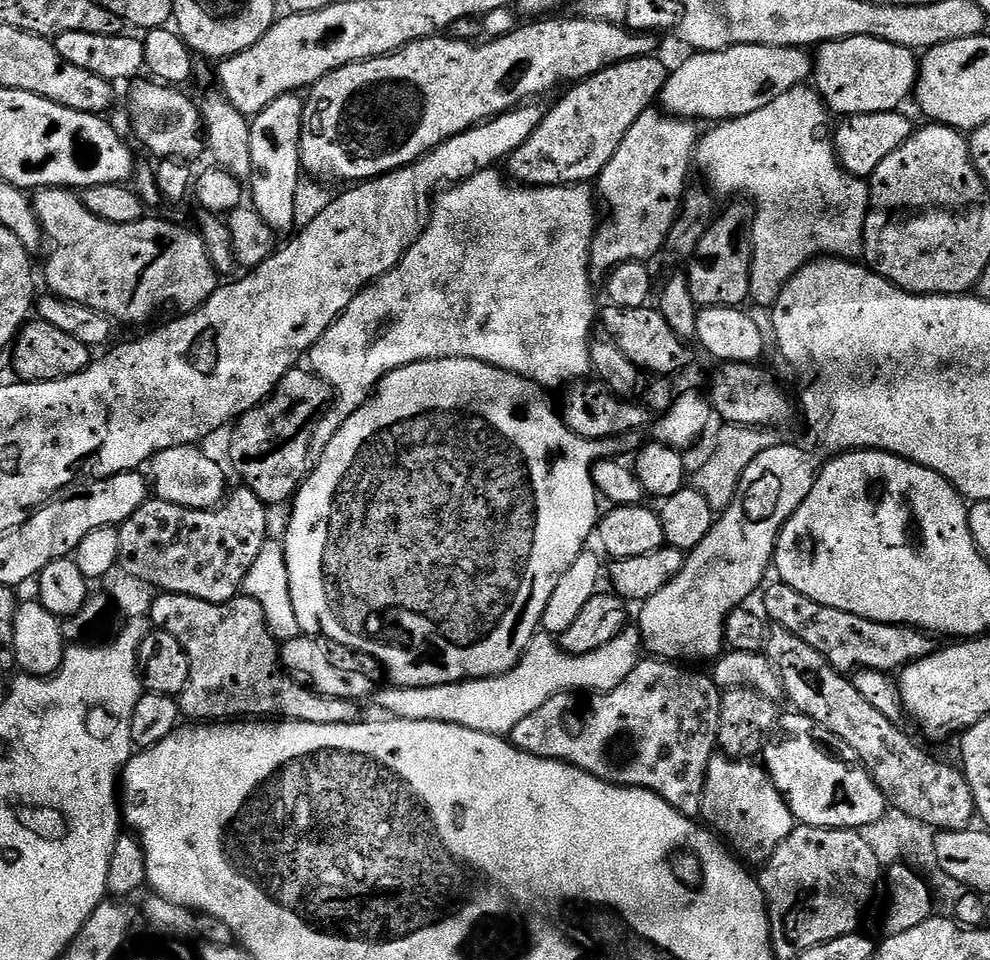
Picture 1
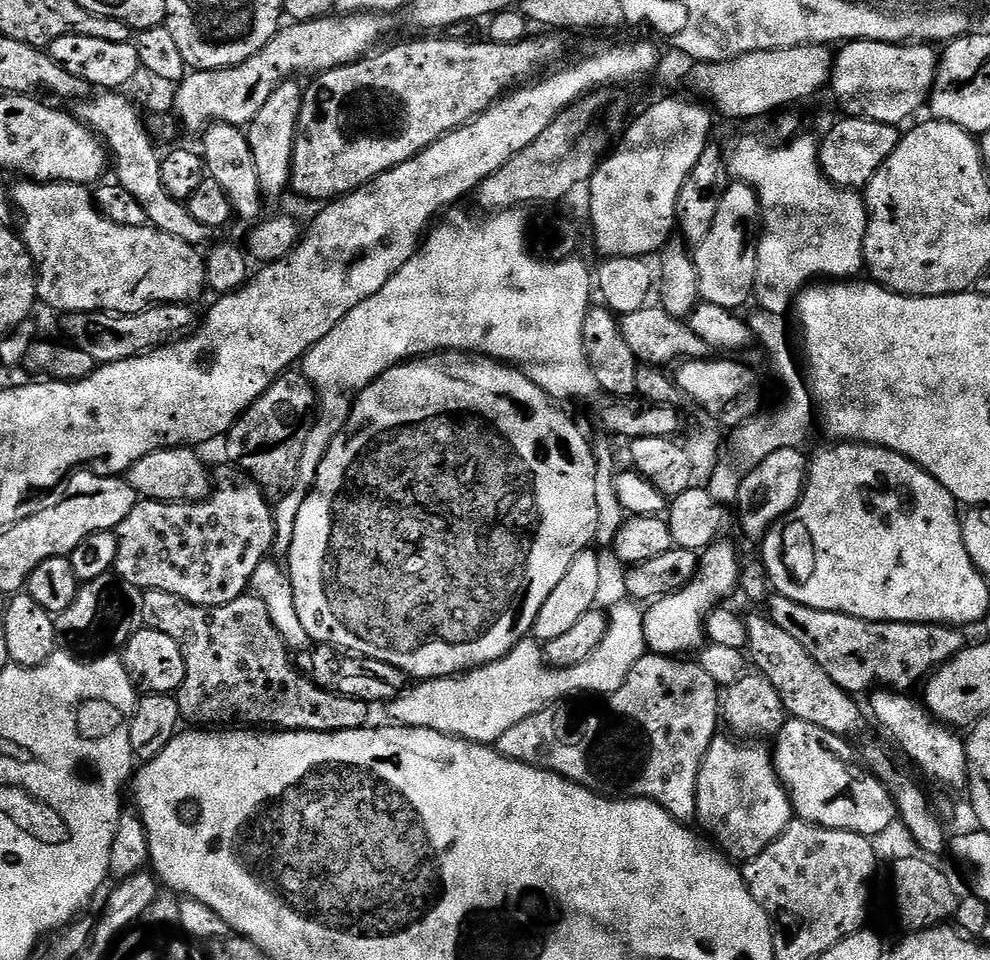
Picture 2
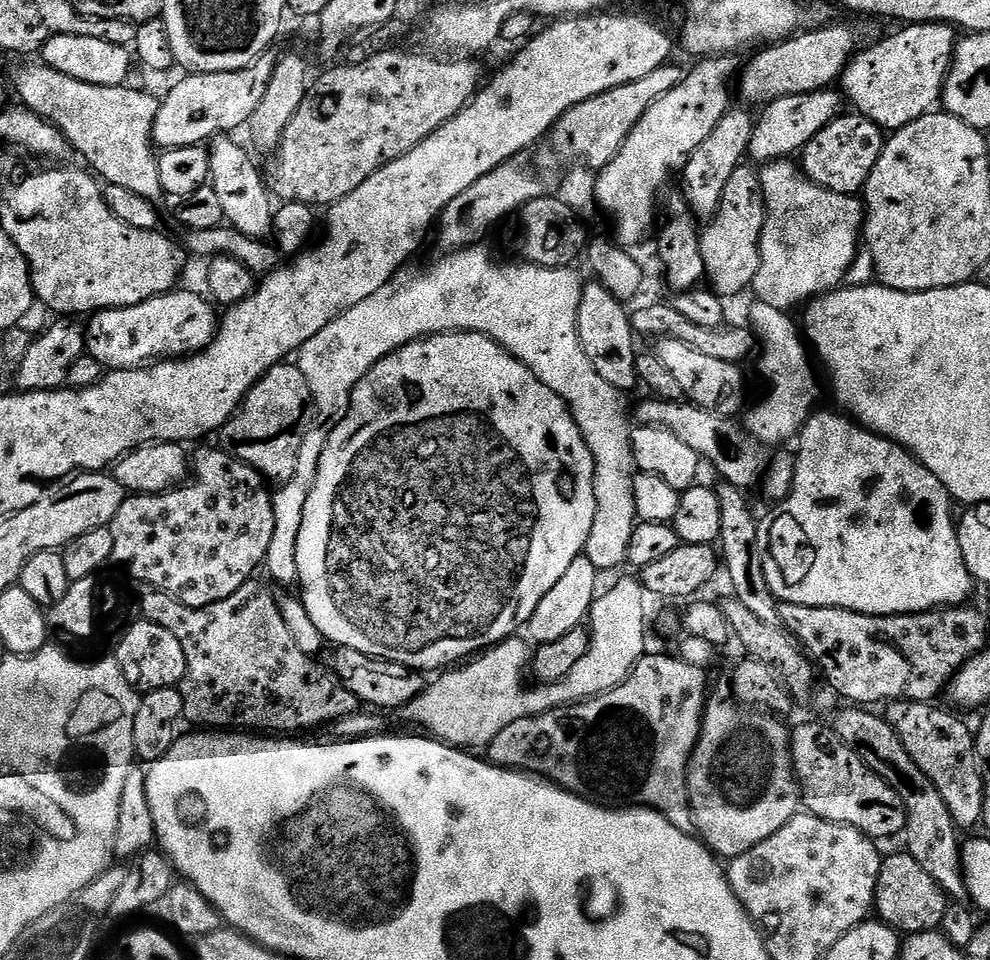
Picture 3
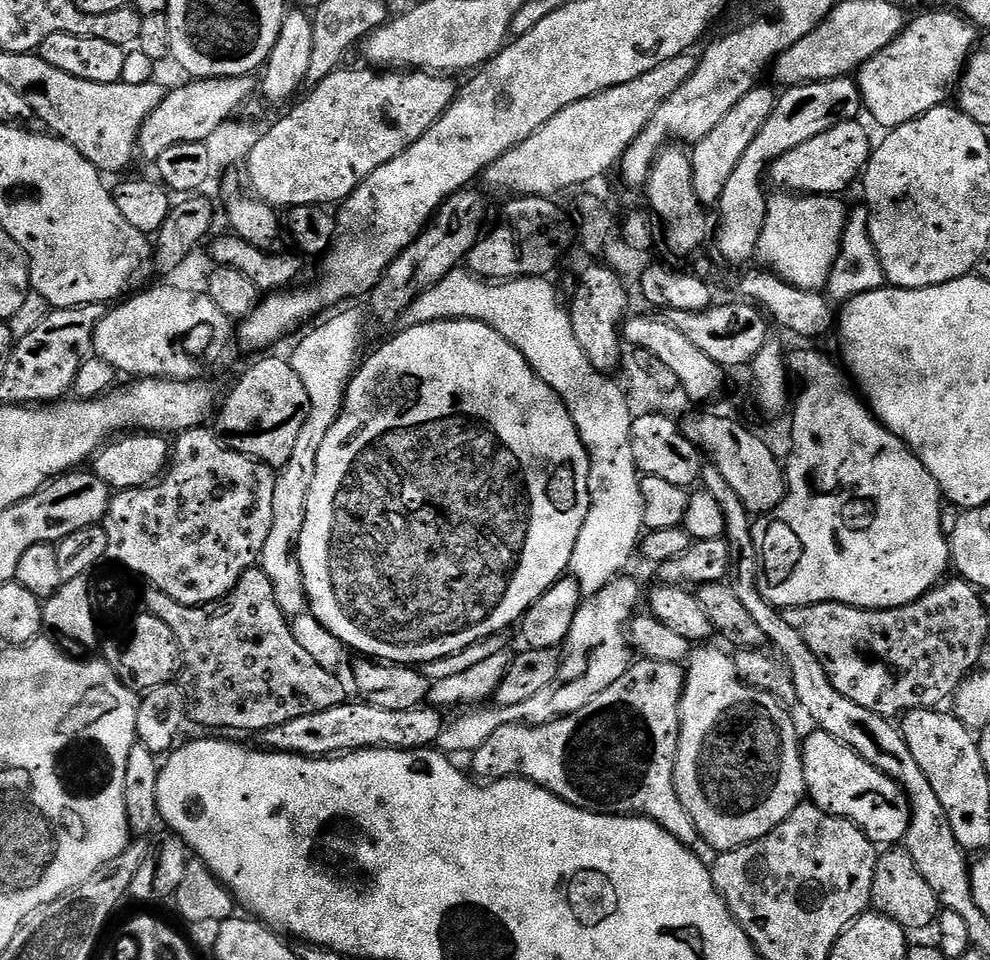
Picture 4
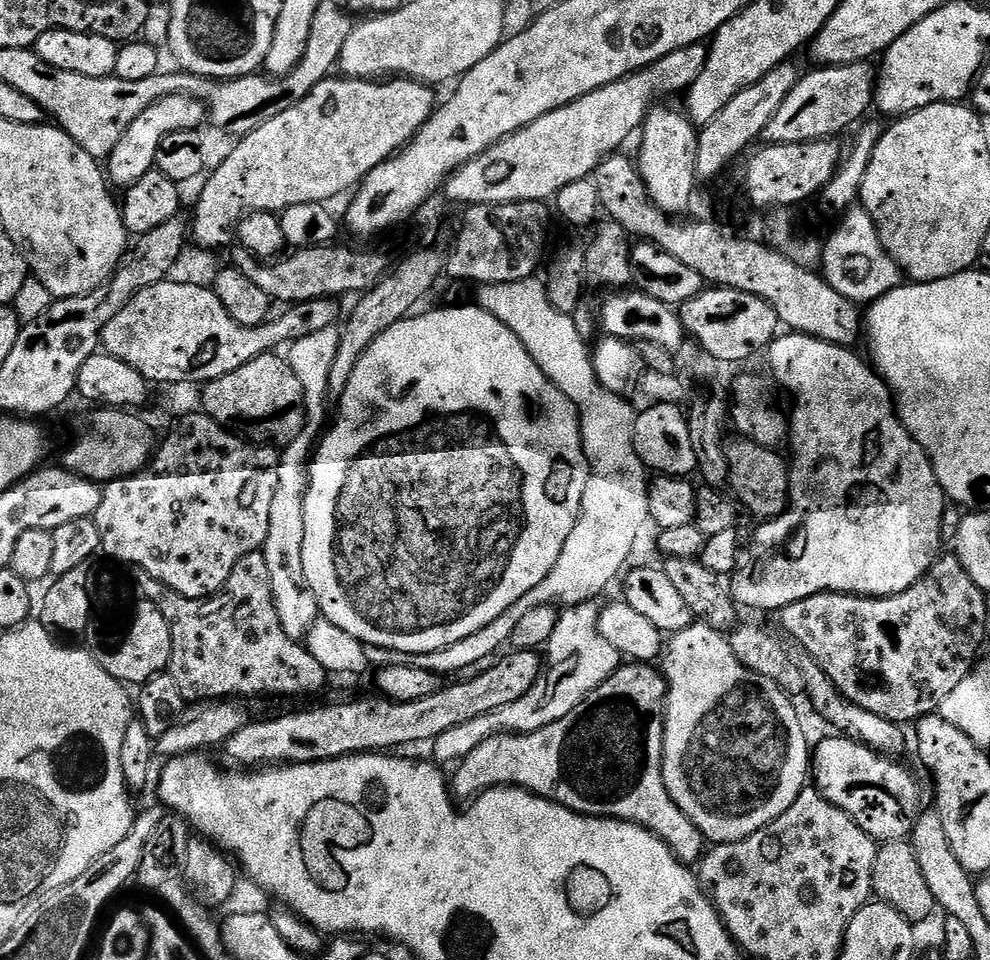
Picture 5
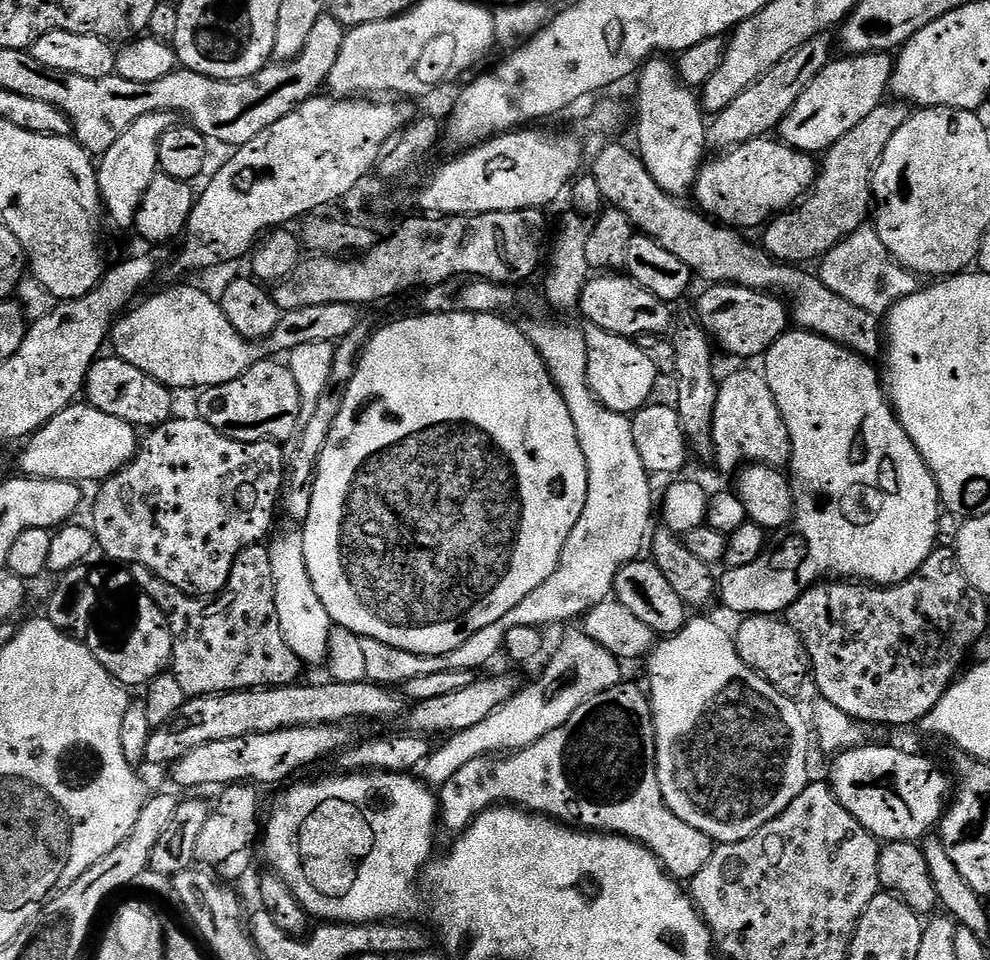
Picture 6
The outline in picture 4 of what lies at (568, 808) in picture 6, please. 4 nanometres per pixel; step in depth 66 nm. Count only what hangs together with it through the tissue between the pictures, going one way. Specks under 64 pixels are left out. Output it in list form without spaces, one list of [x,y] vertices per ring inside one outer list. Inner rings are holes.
[[[637,659],[629,664],[626,674],[622,674],[622,678],[618,678],[618,682],[614,682],[614,686],[606,686],[606,690],[602,690],[602,694],[598,694],[590,702],[586,702],[586,706],[582,706],[578,710],[557,715],[555,718],[545,719],[543,722],[533,724],[521,722],[519,724],[498,726],[498,730],[494,730],[494,734],[490,734],[490,738],[486,738],[486,742],[482,742],[482,746],[478,746],[476,751],[471,753],[471,775],[484,782],[507,780],[509,778],[530,780],[538,786],[550,790],[555,796],[566,801],[567,804],[573,804],[579,808],[589,808],[591,812],[622,816],[647,816],[649,820],[654,820],[658,826],[666,829],[675,840],[680,840],[683,844],[689,846],[695,845],[698,840],[696,827],[690,818],[690,814],[686,814],[686,806],[682,806],[682,798],[678,798],[678,790],[674,786],[674,762],[678,754],[678,742],[681,736],[681,704],[685,695],[685,677],[685,669],[680,664],[662,660]]]

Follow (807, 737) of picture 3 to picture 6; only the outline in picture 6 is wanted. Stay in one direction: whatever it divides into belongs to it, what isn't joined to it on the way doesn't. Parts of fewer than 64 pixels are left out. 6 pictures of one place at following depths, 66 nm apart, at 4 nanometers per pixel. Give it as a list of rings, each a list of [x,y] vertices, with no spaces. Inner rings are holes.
[[[867,744],[849,748],[833,759],[836,760],[832,764],[832,780],[830,779],[833,794],[877,840],[923,841],[931,833],[928,831],[931,828],[933,831],[939,825],[950,803],[950,784],[948,788],[947,774],[934,761],[927,760],[924,756],[915,756],[914,753],[903,752],[900,748],[887,748],[884,744]]]

